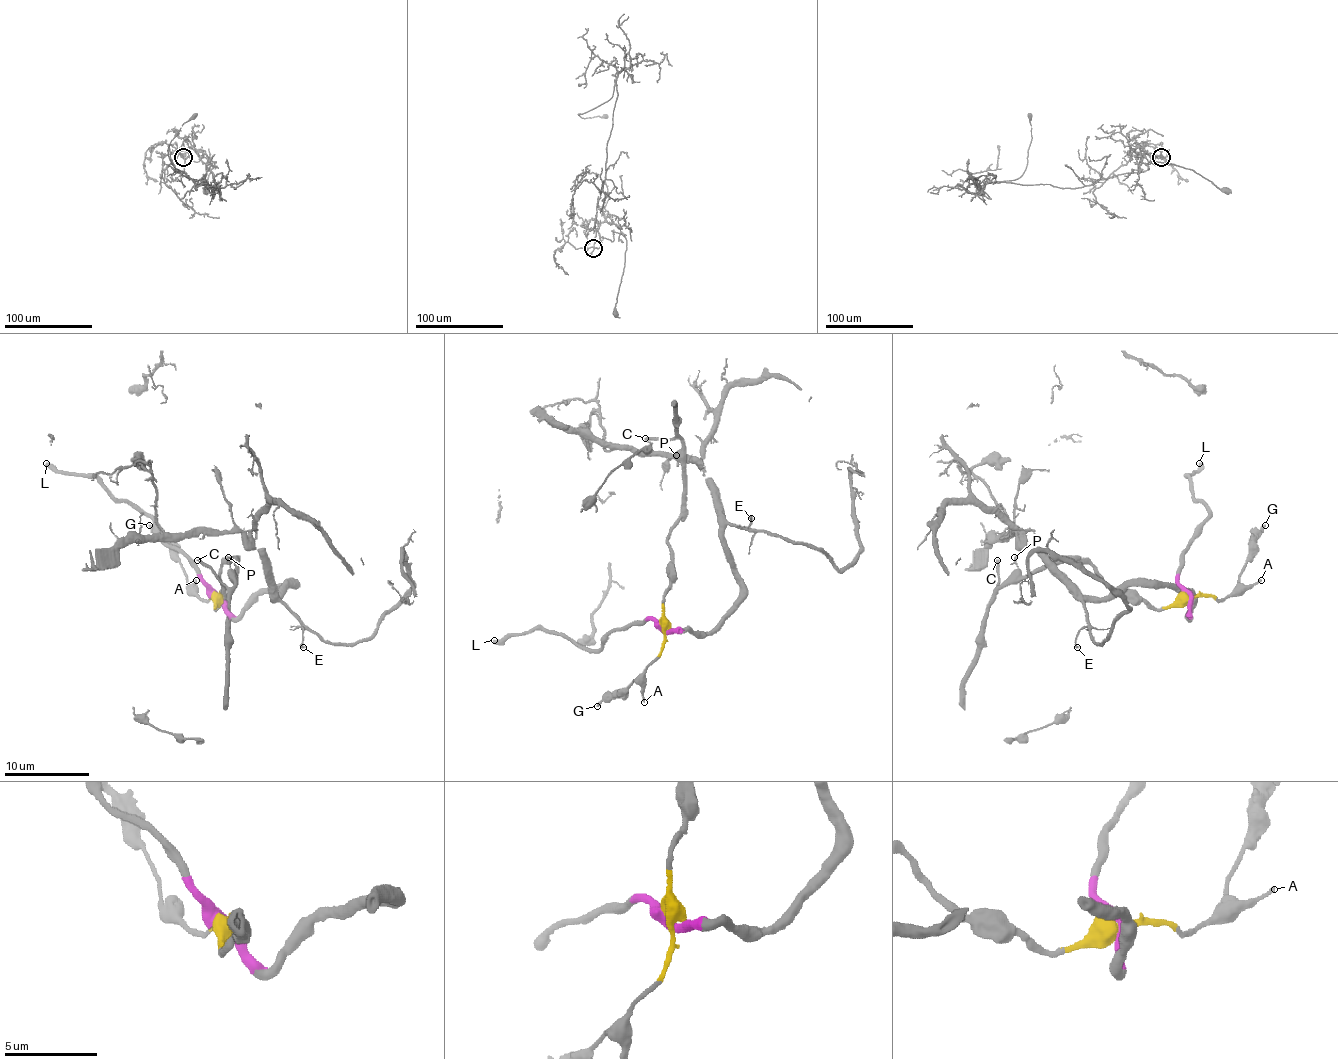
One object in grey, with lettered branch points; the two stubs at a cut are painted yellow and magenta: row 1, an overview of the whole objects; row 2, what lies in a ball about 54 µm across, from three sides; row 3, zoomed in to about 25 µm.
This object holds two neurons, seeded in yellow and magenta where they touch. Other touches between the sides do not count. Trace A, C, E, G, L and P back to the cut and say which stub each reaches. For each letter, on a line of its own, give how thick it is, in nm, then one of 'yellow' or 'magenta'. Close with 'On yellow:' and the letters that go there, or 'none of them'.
A: 140 nm thick; yellow
C: 240 nm thick; yellow
E: 160 nm thick; magenta
G: 240 nm thick; yellow
L: 440 nm thick; magenta
P: 150 nm thick; yellow
On yellow: A, C, G, P

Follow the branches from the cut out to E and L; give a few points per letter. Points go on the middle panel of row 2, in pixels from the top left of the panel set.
E: (662, 630), (709, 632), (739, 598), (741, 576), (724, 542), (726, 525), (748, 529), (750, 517), (752, 519)
L: (662, 630), (652, 619), (632, 621), (615, 628), (596, 649), (583, 649), (562, 634), (543, 630), (494, 640)

